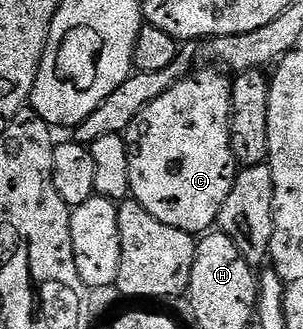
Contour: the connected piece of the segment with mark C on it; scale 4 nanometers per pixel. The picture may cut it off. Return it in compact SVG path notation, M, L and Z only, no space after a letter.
M196 69L173 84L169 92L157 96L153 104L142 110L125 131L130 197L139 202L149 216L157 216L161 224L181 228L196 236L210 231L218 223L225 196L229 196L237 173L237 163L231 151L231 78L215 70Z

